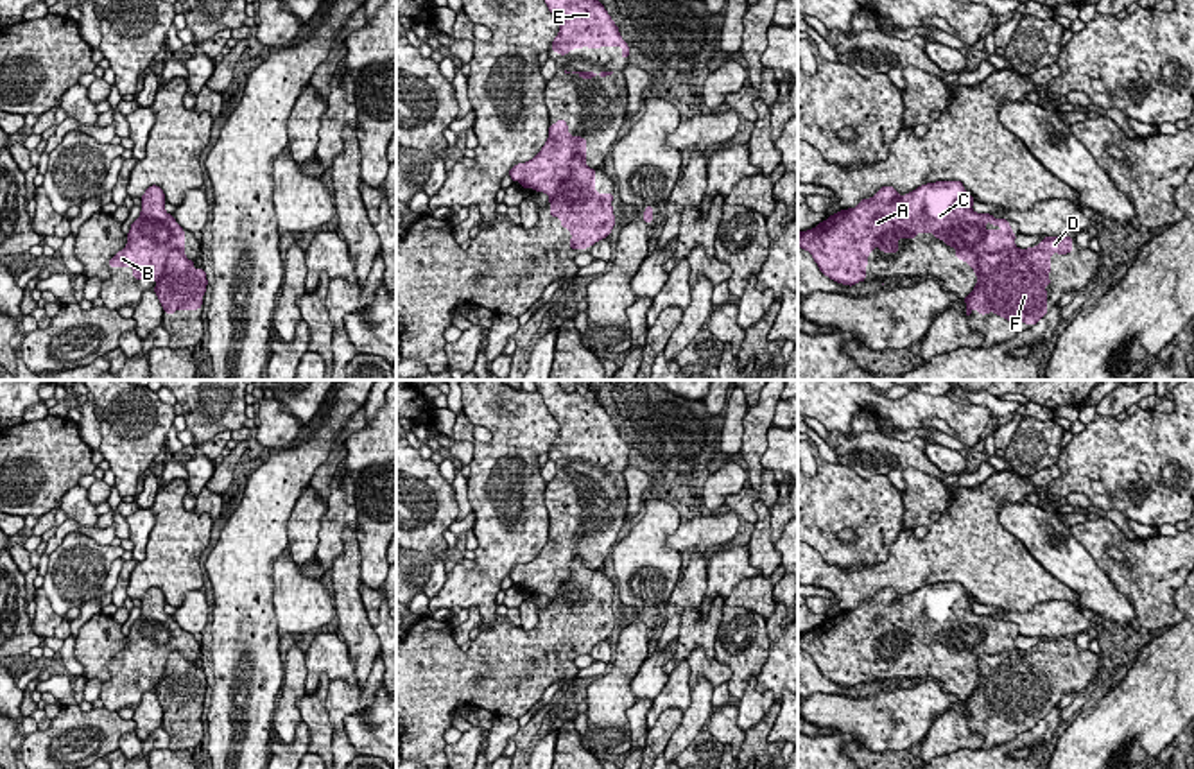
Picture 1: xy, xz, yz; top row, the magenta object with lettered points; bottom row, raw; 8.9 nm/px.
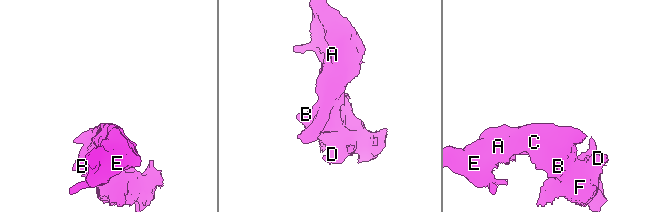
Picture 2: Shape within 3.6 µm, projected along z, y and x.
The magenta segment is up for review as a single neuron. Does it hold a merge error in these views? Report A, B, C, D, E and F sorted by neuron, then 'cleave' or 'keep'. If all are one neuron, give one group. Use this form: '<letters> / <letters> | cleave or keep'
A B C E / D F | cleave

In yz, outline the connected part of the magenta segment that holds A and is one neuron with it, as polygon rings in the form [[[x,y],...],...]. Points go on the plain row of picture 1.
[[[936,583],[898,597],[893,588],[882,588],[871,601],[862,601],[855,609],[841,611],[816,629],[798,633],[798,647],[809,652],[819,672],[830,681],[853,688],[866,681],[868,656],[873,649],[880,654],[898,654],[900,640],[916,640],[918,635],[932,635],[948,649],[956,649],[961,660],[979,679],[981,656],[1015,649],[1017,636],[1006,620],[972,611],[973,599],[965,593],[961,583]]]

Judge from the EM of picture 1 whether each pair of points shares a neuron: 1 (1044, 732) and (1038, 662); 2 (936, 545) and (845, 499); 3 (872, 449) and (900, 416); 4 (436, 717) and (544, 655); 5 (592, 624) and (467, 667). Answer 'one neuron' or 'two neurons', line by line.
1: two neurons
2: two neurons
3: two neurons
4: one neuron
5: one neuron

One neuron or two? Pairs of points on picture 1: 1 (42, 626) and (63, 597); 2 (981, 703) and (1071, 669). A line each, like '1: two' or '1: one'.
1: two
2: one

